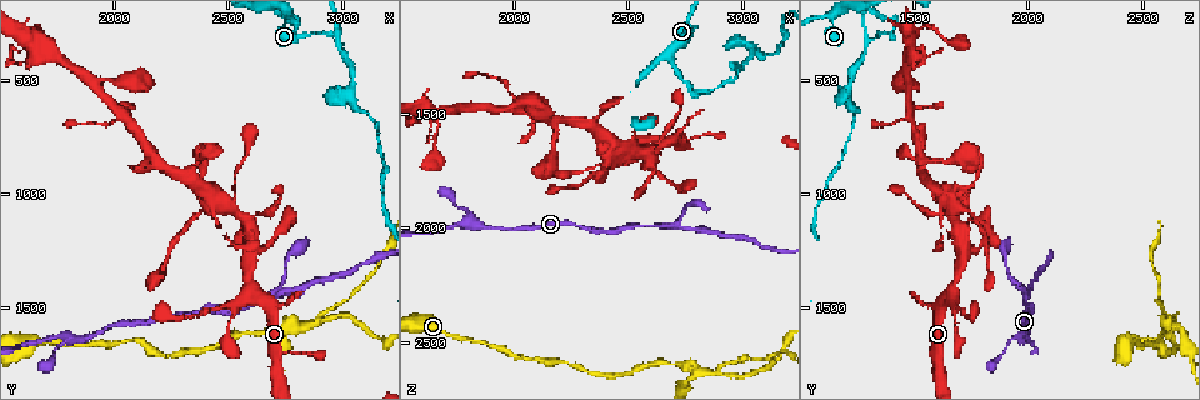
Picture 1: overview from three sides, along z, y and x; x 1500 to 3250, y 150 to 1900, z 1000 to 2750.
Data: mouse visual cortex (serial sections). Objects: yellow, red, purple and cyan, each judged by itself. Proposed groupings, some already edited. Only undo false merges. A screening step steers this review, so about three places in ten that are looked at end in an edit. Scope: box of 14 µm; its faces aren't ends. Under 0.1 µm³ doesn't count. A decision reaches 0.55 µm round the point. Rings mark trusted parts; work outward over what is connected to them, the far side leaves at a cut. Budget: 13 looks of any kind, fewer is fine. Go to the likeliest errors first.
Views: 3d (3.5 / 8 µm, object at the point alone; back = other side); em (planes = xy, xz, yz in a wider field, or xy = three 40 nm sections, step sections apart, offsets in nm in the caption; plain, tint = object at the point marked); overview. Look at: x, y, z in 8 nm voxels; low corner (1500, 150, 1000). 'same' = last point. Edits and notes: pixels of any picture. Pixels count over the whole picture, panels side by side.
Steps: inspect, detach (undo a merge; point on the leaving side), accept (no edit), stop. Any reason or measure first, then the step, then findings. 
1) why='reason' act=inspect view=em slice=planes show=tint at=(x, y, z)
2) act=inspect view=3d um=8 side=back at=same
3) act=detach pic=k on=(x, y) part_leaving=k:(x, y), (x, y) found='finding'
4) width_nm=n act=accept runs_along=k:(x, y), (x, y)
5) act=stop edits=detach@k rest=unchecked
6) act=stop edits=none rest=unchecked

act=inspect view=3d um=3.5 side=back at=(2790, 1590, 2620)

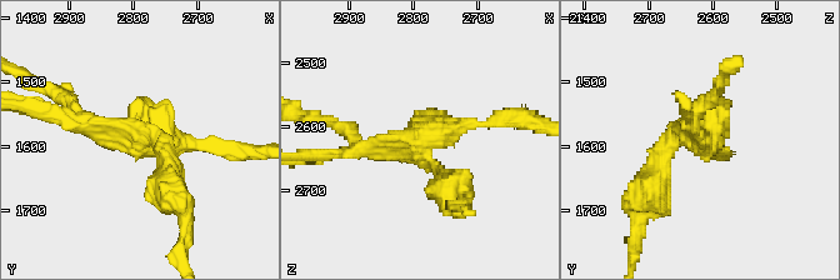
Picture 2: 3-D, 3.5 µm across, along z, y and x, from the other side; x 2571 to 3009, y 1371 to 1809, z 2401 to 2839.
act=inspect view=em slice=planes show=tint at=(2790, 1585, 2620)

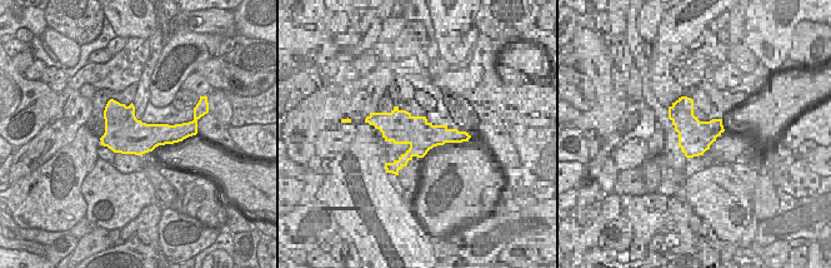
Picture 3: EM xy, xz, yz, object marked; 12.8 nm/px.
why='another direction' act=inspect view=em slice=xy step=1 show=tint at=same

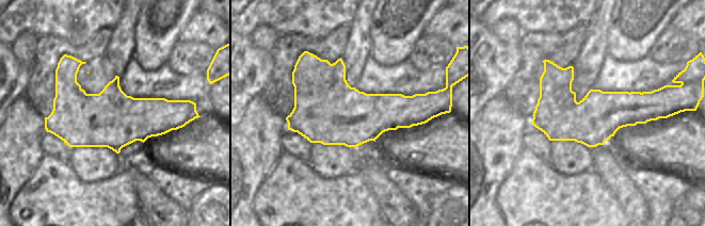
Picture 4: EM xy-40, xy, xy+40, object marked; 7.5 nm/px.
act=detach pic=2 on=(39, 86) found='two cells meet here'

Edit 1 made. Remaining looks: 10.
why='redraw' act=inspect view=overview

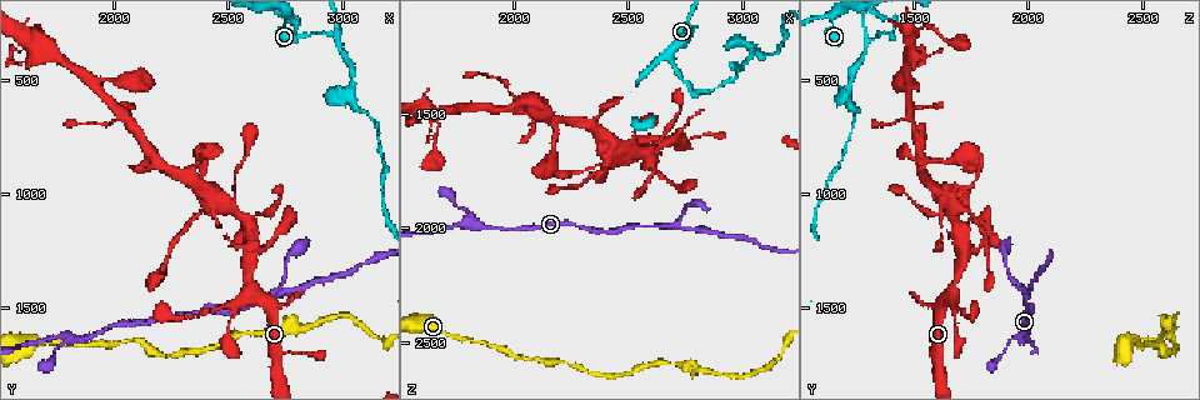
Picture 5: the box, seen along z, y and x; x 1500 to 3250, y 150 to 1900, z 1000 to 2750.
why='a fork' act=inspect view=3d um=3.5 side=back at=(2700, 1440, 2000)

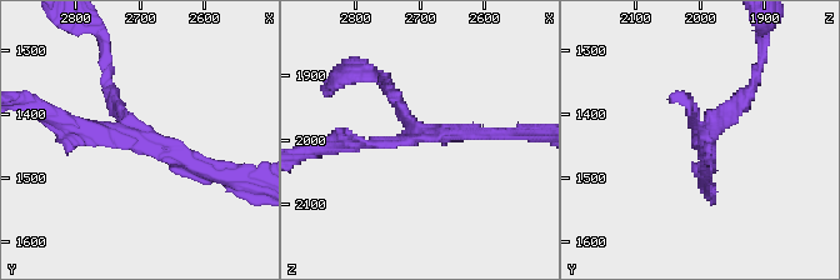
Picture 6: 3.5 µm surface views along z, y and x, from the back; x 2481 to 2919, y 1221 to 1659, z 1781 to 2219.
arms=3 arm_widths_nm=150,150,200 act=inspect view=em slice=xy step=2 show=tint at=(2700, 1430, 1990)

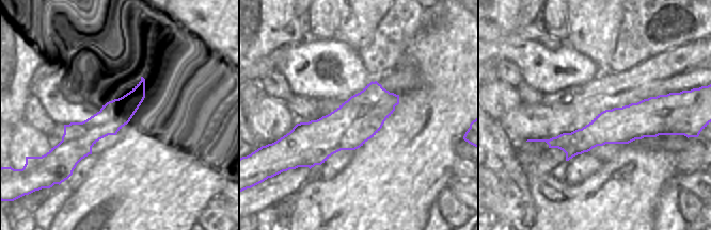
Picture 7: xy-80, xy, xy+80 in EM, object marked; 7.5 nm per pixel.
act=accept runs_along=7:(667, 107), (579, 142), (550, 142) found='all the same cell'

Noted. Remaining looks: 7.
why='thin neck' act=inspect view=3d um=3.5 at=(2590, 1110, 1670)

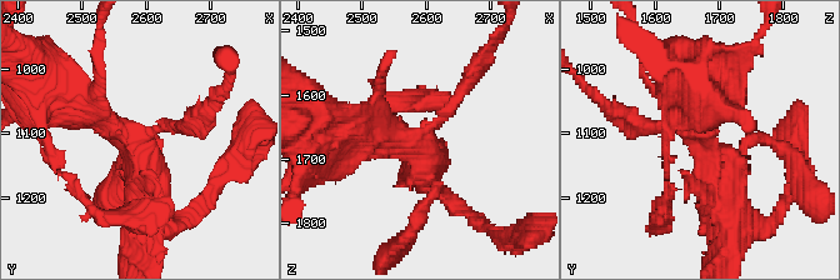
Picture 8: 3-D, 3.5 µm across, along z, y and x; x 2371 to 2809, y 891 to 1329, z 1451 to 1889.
arm_widths_nm=150,400,400 act=accept runs_along=8:(143, 214), (135, 138), (66, 91) found='one cell here'

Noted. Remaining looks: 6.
why='a fork' act=inspect view=3d um=3.5 at=(1820, 1640, 1980)

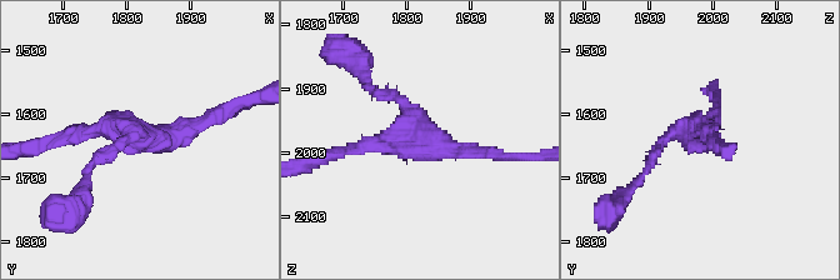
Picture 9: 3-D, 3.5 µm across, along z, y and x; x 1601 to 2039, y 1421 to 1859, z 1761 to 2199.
act=inspect view=em slice=planes show=plain at=(1820, 1635, 1975)

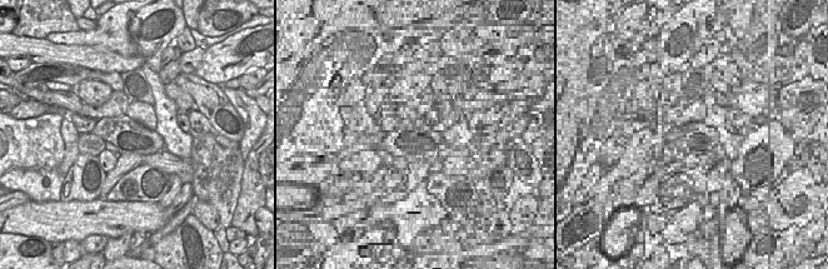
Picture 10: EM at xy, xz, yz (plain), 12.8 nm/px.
why='with the object marked' act=inspect view=em slice=planes show=tint at=same

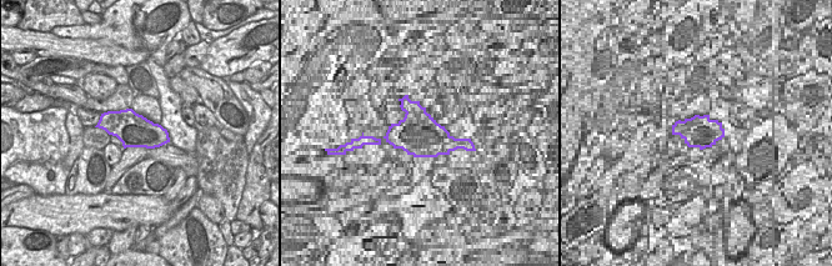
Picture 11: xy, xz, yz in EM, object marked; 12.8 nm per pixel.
act=accept runs_along=9:(496, 154), (424, 141), (409, 109), (370, 90) found='all the same cell'

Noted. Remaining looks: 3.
why='side arm on a straight run' act=inspect view=3d um=3.5 at=(2180, 840, 1540)

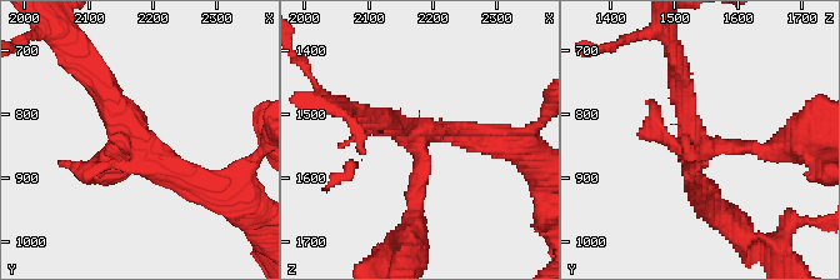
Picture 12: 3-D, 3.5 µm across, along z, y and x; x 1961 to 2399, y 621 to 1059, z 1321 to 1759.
act=inspect view=em slice=xy step=3 show=tint at=(2185, 850, 1530)

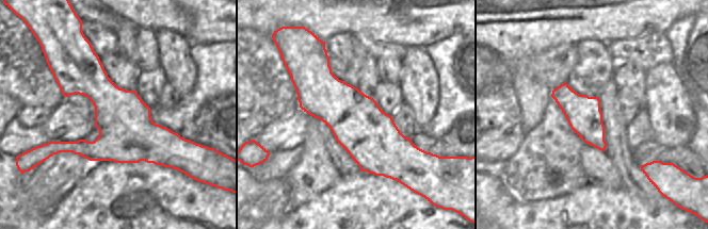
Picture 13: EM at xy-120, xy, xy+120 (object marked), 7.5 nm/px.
why='cut it another way' act=inspect view=em slice=xy step=1 show=tint at=same

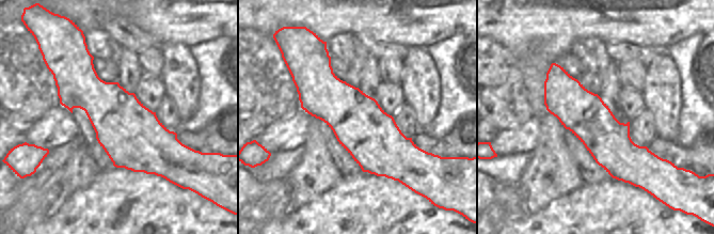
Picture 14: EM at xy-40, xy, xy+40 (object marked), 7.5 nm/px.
act=accept found='one cell here'

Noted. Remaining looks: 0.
act=stop edits=detach@2 rest=unchecked

